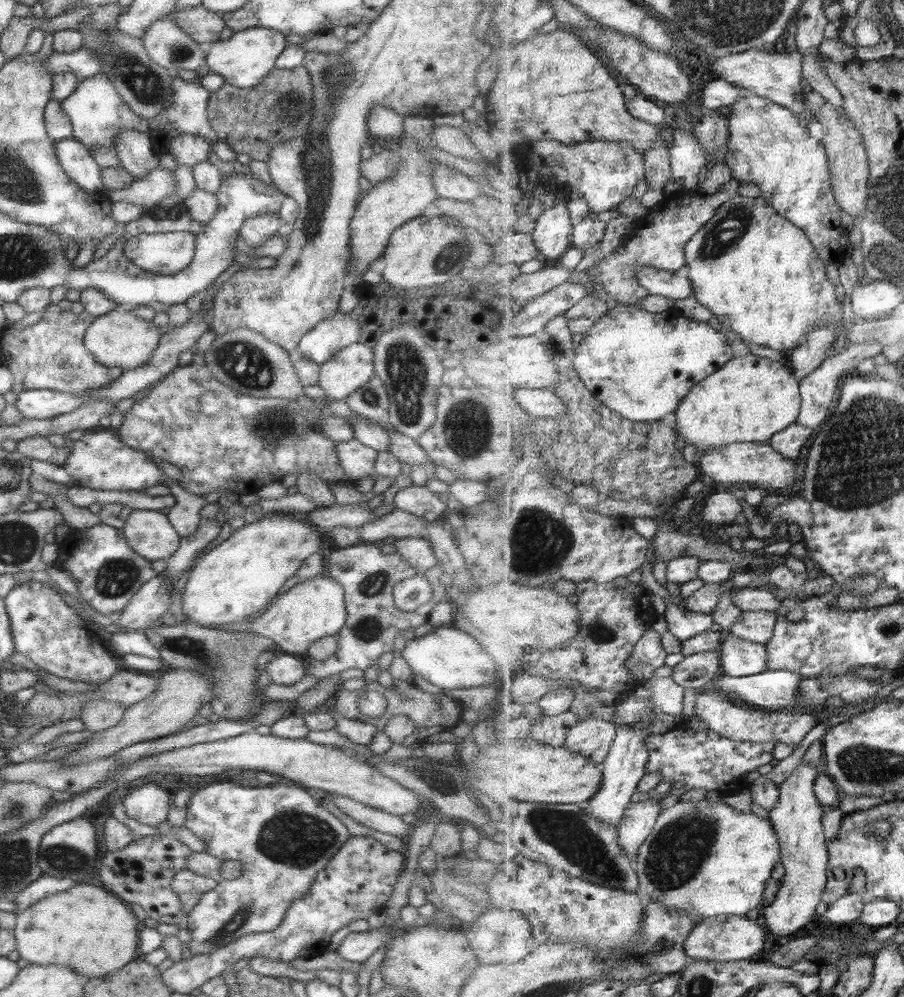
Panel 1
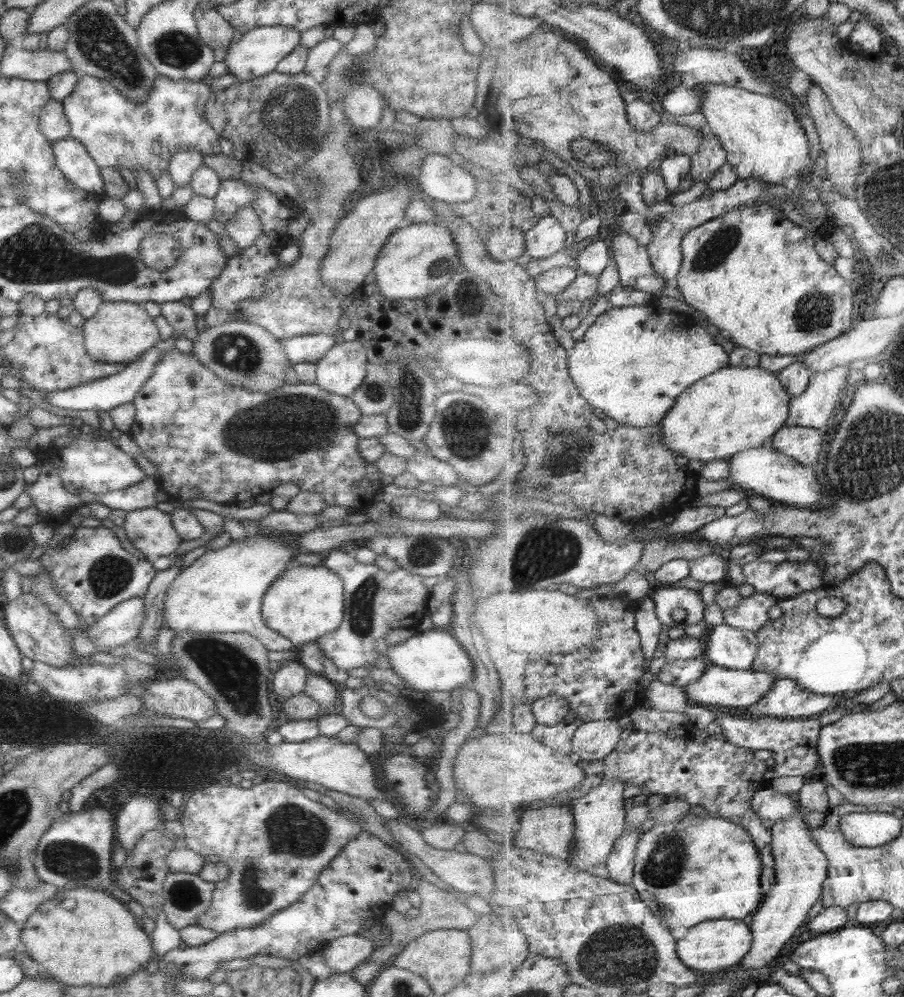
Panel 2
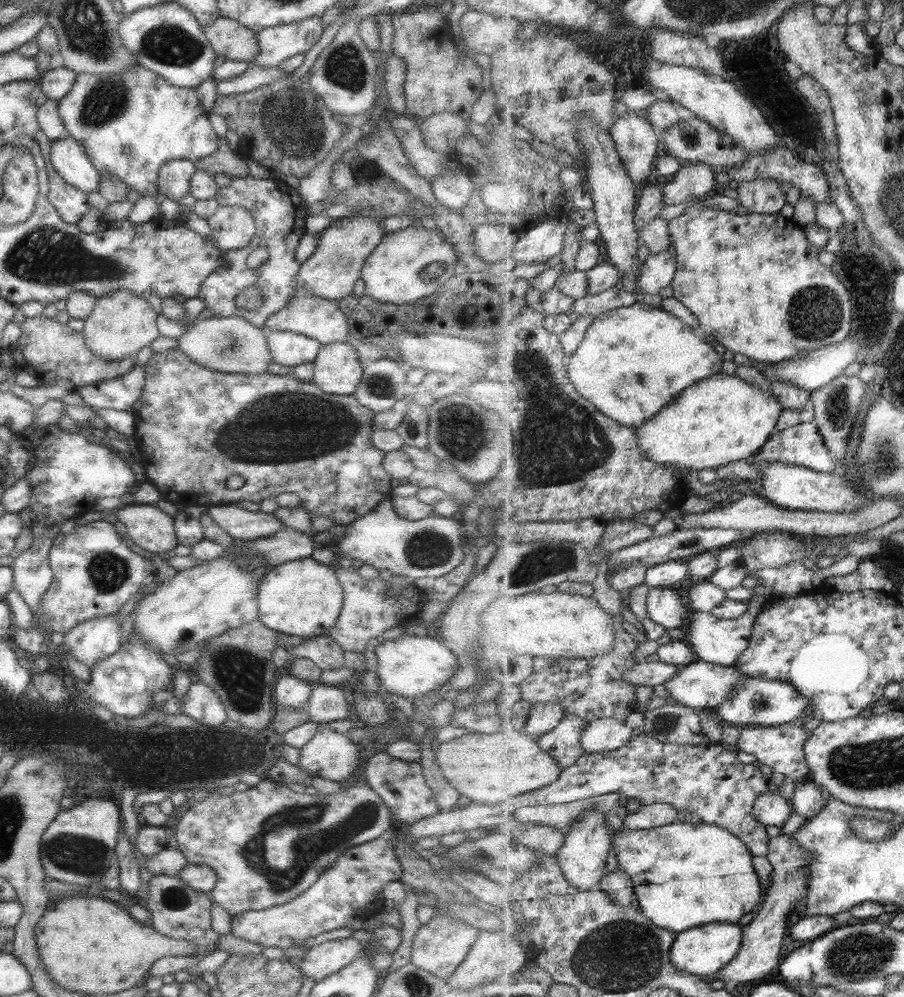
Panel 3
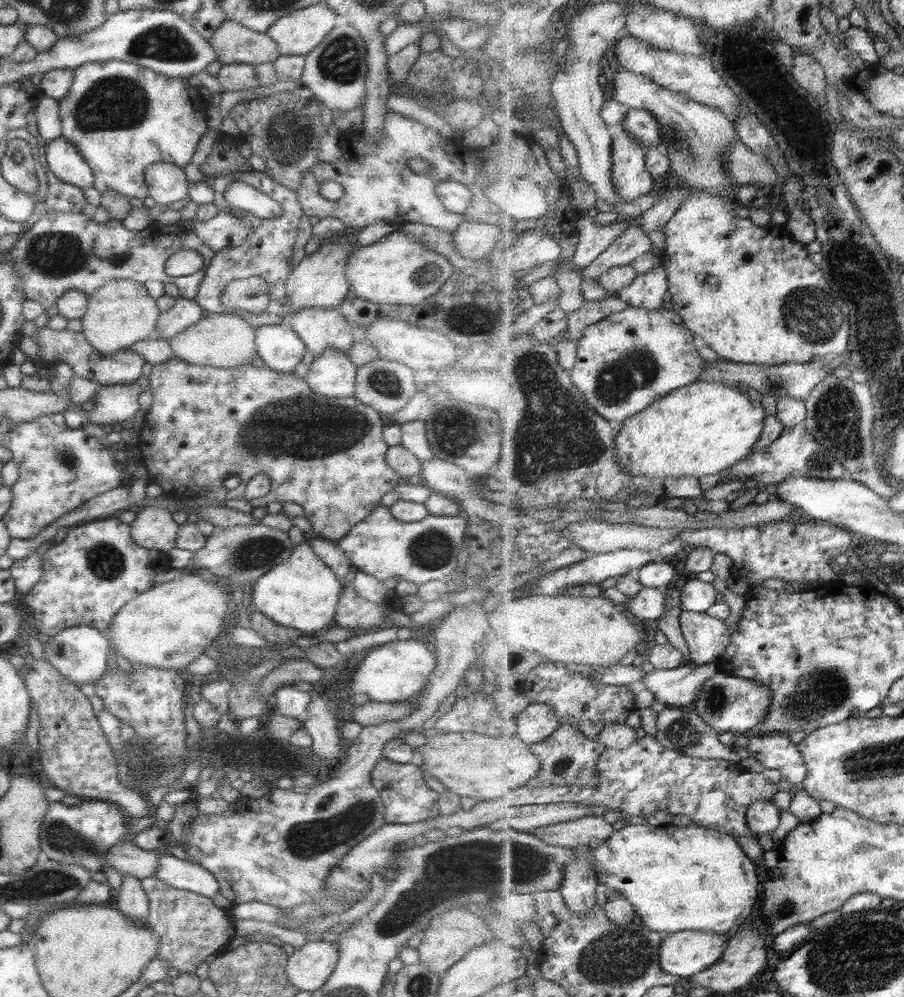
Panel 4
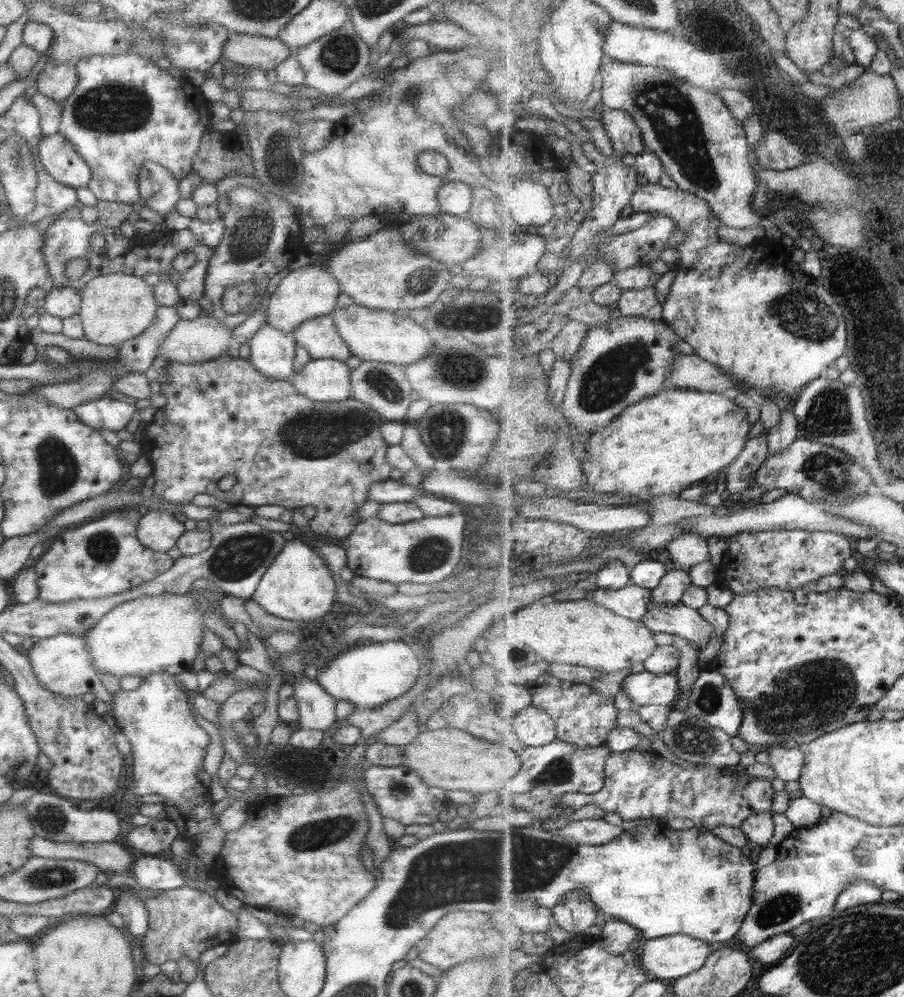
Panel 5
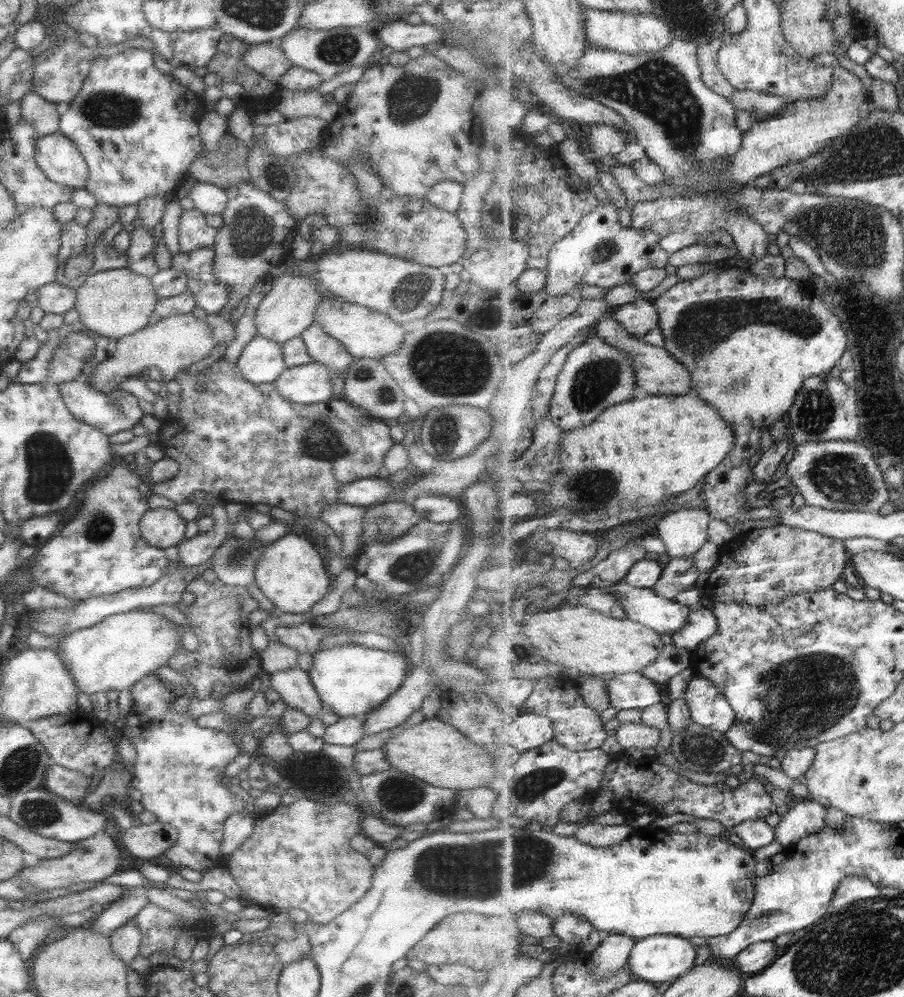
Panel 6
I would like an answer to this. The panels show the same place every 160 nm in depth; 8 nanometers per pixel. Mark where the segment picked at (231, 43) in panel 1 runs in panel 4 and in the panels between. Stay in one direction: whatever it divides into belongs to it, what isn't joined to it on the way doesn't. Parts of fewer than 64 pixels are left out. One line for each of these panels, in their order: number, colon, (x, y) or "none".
2: (256, 53)
3: (274, 44)
4: (296, 34)

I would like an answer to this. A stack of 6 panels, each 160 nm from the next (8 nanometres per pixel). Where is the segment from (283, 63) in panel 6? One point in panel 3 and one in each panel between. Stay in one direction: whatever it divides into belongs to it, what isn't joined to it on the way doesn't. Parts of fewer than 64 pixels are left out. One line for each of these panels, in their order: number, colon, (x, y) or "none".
3: (227, 39)
4: (231, 43)
5: (249, 51)

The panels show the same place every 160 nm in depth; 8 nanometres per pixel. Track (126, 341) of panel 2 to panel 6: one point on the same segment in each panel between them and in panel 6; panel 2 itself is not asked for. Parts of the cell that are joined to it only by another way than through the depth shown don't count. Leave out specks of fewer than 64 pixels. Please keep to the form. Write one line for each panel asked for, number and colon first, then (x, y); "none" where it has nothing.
3: (120, 323)
4: (118, 313)
5: (115, 307)
6: (113, 303)

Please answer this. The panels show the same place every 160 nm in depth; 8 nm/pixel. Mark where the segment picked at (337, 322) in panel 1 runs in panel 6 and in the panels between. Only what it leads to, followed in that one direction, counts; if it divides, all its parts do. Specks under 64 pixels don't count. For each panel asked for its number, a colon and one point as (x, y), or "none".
2: (308, 348)
3: (286, 348)
4: (279, 349)
5: (271, 351)
6: (260, 361)

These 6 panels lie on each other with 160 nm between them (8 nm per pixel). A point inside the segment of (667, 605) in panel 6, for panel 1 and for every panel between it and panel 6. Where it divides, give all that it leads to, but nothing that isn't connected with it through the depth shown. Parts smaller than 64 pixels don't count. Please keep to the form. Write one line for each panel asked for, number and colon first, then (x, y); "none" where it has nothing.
1: (740, 657)
2: (736, 649)
3: (722, 642)
4: (708, 638)
5: (683, 621)

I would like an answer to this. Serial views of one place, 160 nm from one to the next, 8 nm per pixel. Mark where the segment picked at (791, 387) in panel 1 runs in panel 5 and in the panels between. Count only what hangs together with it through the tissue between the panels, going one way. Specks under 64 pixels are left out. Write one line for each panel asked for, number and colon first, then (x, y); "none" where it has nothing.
2: (735, 409)
3: (720, 420)
4: (706, 427)
5: (659, 446)

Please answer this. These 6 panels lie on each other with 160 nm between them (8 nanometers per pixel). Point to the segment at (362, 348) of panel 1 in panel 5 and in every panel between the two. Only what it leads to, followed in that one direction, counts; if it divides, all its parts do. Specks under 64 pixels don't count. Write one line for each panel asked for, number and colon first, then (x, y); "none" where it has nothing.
2: (339, 371)
3: (336, 370)
4: (331, 374)
5: (321, 380)

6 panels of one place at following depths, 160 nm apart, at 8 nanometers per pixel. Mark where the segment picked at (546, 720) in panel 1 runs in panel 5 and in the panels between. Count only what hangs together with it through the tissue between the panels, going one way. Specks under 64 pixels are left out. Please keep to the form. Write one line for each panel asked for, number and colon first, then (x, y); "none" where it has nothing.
2: (559, 737)
3: (564, 742)
4: (570, 758)
5: (560, 767)

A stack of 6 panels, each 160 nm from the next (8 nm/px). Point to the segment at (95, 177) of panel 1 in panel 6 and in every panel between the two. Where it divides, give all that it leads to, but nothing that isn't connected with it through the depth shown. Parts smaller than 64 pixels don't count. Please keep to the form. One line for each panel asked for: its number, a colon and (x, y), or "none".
2: (70, 157)
3: (67, 158)
4: (61, 157)
5: (57, 157)
6: (57, 157)

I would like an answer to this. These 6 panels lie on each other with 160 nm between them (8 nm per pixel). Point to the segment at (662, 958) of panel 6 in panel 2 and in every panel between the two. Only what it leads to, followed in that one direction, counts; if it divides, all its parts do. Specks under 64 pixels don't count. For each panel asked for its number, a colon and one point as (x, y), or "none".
2: (711, 946)
3: (704, 950)
4: (684, 954)
5: (674, 957)

